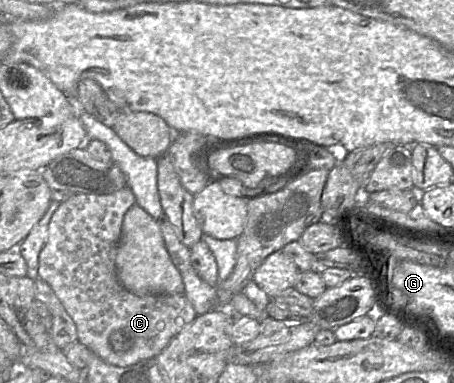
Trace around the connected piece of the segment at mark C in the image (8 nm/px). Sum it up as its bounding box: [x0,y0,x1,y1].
[38,187,197,367]

